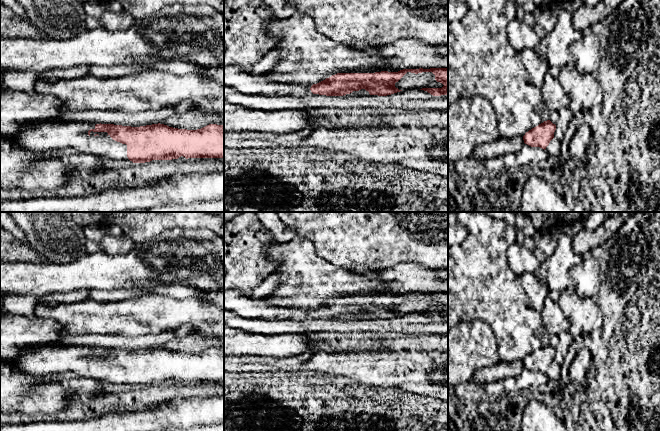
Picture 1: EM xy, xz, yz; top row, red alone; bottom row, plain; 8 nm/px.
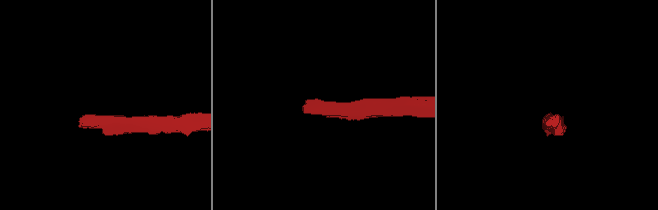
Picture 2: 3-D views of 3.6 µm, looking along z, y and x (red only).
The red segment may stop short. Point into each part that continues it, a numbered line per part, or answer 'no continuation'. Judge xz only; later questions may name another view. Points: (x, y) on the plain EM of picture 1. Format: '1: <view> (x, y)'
1: xz (246, 306)

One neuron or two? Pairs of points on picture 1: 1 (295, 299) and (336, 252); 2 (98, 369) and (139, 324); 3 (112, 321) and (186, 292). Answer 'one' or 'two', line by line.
1: two
2: two
3: two

